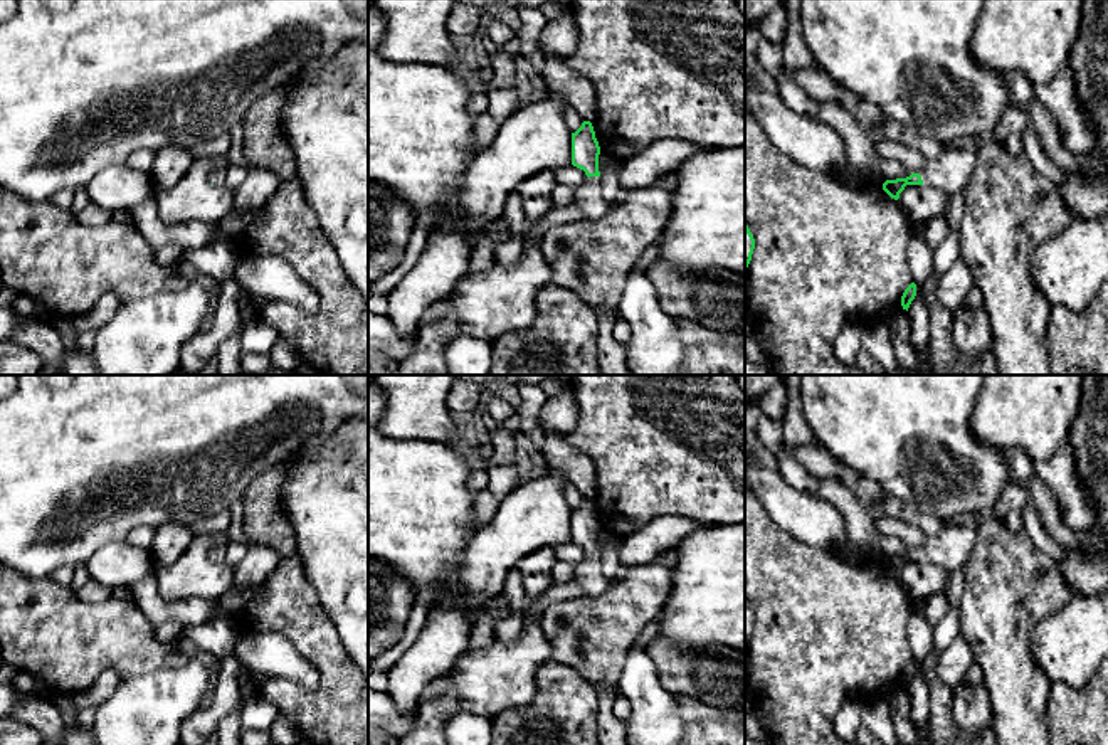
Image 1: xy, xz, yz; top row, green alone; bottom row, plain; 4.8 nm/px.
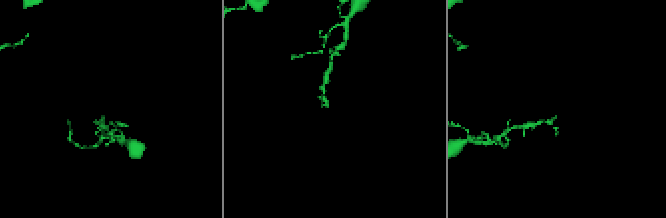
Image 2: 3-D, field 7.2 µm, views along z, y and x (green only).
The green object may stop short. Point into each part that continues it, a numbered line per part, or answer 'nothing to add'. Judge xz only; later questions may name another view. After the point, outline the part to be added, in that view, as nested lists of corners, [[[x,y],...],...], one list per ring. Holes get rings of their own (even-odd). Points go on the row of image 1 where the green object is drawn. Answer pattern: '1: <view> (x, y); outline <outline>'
1: xz (589, 199); outline [[[590,177],[573,190],[575,205],[583,212],[585,220],[599,220],[610,212],[610,205],[602,197],[599,177]]]

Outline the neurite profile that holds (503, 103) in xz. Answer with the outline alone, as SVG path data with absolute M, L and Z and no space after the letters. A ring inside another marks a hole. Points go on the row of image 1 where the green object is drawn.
M493 89L488 94L488 114L496 121L503 123L509 114L520 109L521 96L518 89Z

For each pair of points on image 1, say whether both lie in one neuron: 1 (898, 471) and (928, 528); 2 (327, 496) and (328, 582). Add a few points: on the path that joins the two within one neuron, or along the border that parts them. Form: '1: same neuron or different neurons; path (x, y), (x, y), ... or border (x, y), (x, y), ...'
1: different neurons; border (922, 513), (933, 515), (944, 523)
2: same neuron; path (328, 518), (328, 560)

